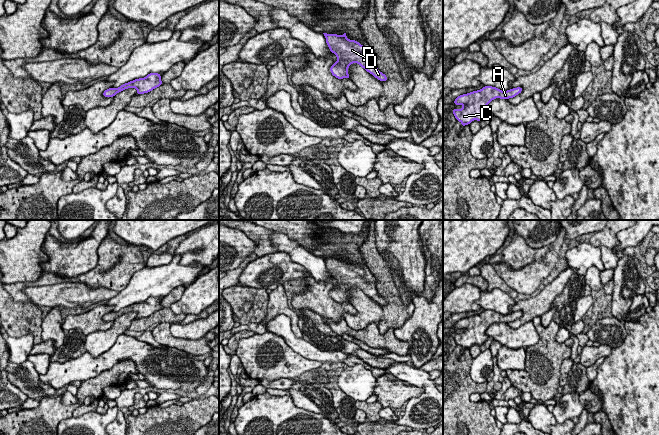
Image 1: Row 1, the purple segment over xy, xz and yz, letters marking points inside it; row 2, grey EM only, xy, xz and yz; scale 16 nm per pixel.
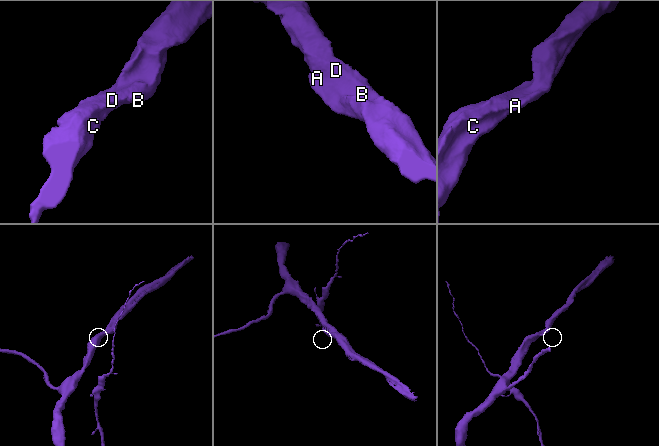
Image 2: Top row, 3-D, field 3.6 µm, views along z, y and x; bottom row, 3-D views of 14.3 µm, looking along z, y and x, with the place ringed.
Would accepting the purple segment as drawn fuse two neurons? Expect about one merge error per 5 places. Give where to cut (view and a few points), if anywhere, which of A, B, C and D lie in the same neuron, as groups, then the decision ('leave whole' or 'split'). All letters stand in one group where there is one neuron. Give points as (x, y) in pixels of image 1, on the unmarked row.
cut none; groups A B C D; leave whole

